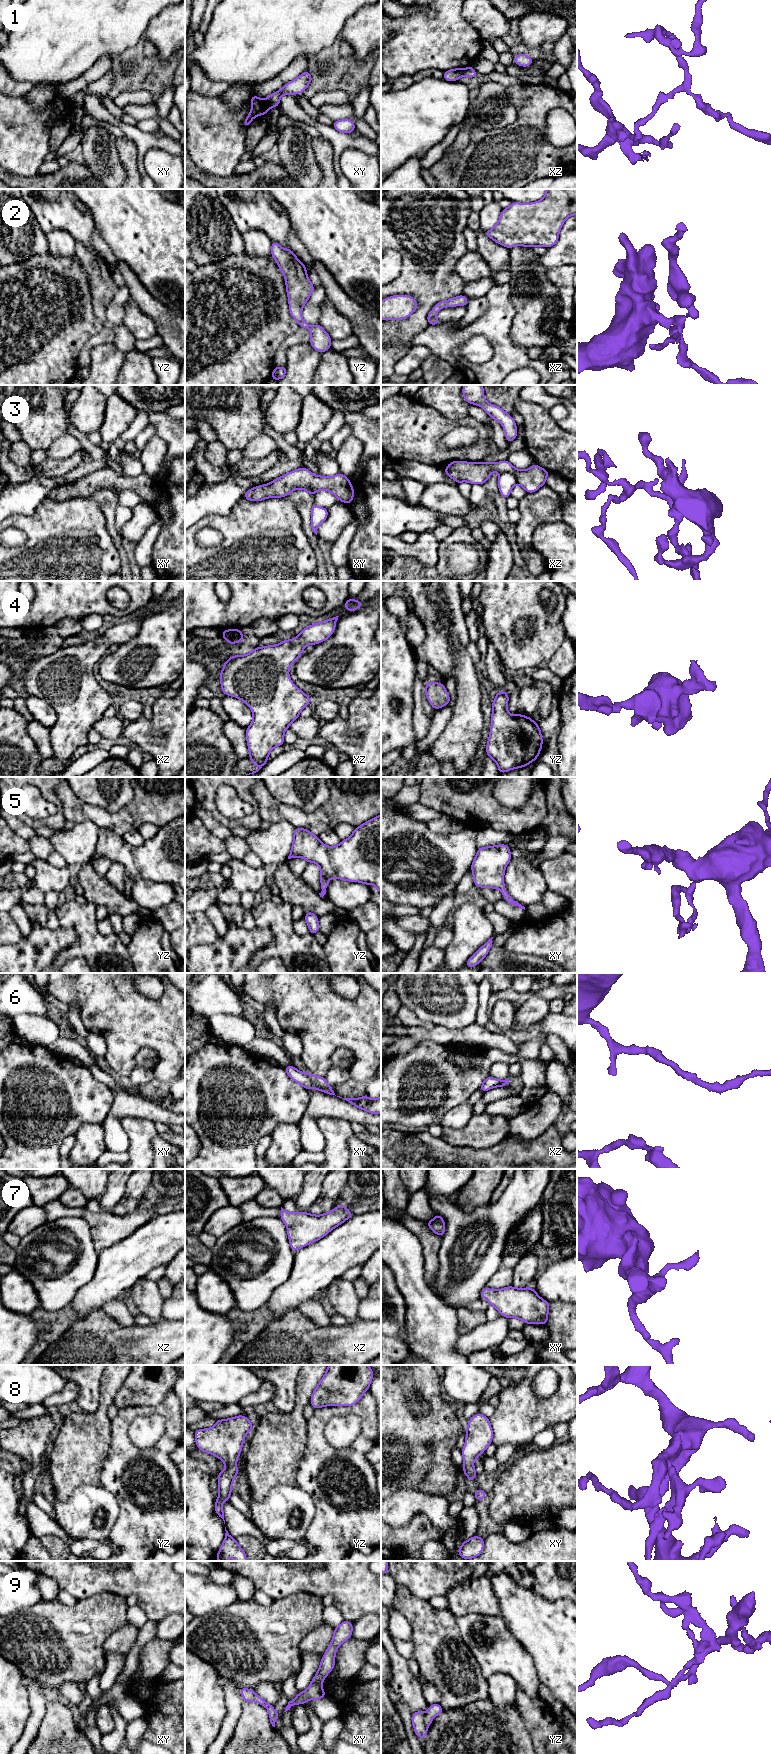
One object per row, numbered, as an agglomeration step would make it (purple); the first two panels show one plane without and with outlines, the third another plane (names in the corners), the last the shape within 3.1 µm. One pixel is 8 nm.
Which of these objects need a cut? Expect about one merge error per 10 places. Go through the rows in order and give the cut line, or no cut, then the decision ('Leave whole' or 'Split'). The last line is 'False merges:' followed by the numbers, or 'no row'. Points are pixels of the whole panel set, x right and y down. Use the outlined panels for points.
1: Split along xy (264, 100), (268, 108). Split
2: No split. Leave whole
3: Split along xz (500, 473), (512, 473), (517, 483). Split
4: No split. Leave whole
5: No split. Leave whole
6: No split. Leave whole
7: No split. Leave whole
8: No split. Leave whole
9: No split. Leave whole
False merges: 1, 3

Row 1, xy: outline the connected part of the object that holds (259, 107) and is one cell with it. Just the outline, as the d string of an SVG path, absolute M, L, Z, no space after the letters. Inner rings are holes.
M253 94L250 102L252 104L252 108L246 119L243 121L243 125L245 128L248 128L248 126L256 116L266 115L268 112L265 100L259 98L258 96Z

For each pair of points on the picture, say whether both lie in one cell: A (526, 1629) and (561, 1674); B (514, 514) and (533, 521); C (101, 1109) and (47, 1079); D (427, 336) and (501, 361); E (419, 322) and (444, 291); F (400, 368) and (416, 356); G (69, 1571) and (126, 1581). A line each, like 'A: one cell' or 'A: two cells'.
A: one cell
B: two cells
C: one cell
D: one cell
E: one cell
F: one cell
G: one cell

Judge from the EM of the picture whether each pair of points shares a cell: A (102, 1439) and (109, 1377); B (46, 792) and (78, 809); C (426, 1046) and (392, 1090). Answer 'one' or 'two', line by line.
A: one
B: two
C: one

